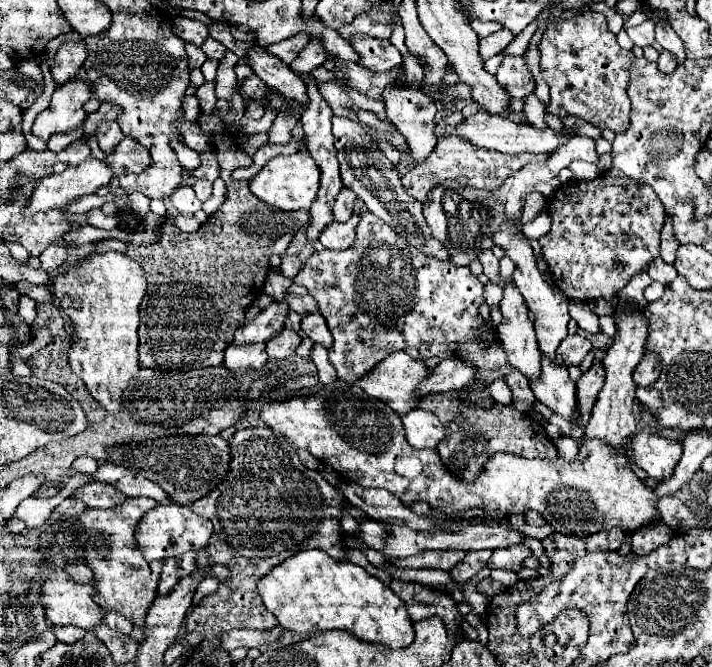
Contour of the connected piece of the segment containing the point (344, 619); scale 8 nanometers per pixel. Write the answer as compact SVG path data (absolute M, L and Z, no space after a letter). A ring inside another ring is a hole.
M321 550L297 552L295 556L275 566L267 576L263 576L257 582L257 588L265 602L265 608L277 618L279 626L291 632L315 634L315 632L327 632L327 630L349 630L355 638L363 642L383 644L393 650L409 646L415 636L405 602L389 586L385 586L379 578L371 576L361 566L351 564L351 562L337 562Z

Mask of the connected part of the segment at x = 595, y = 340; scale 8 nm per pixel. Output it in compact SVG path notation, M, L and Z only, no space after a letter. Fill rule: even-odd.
M581 330L579 334L581 334L581 336L585 336L587 340L591 340L591 344L593 344L593 352L595 352L593 362L601 362L601 360L603 360L603 356L605 356L605 352L607 352L607 348L609 348L609 344L613 342L613 338L609 338L609 336L607 336L607 334L603 334L603 332L589 334L589 332Z

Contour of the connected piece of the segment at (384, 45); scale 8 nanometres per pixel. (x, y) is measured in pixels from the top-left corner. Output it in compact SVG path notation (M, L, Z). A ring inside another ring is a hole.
M357 34L357 36L351 36L349 42L361 56L359 64L373 72L387 72L403 64L401 52L389 40Z

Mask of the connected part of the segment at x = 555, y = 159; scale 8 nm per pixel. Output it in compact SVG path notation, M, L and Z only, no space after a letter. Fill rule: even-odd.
M575 136L573 140L567 140L561 148L557 148L555 154L547 158L547 162L525 164L525 168L509 176L497 192L481 192L477 188L443 180L435 188L431 188L427 200L423 202L425 220L433 230L433 236L449 250L453 264L469 266L473 260L477 260L479 252L493 248L493 232L501 226L501 222L505 222L507 218L521 218L521 210L525 206L527 194L539 192L547 198L553 196L553 192L559 188L559 170L569 166L573 160L585 160L597 164L599 156L595 152L595 140L585 136Z

